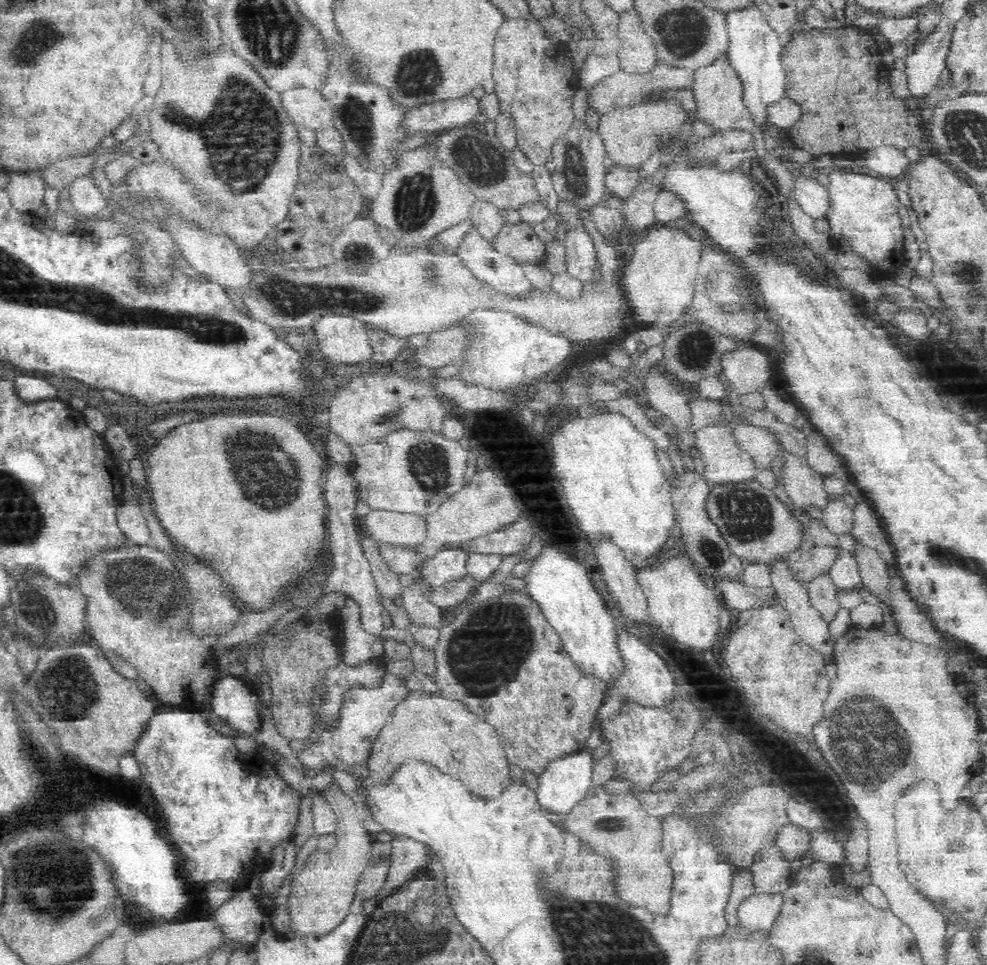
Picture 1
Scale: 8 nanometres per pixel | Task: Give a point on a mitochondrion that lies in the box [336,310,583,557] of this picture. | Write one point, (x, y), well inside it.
(428, 462)

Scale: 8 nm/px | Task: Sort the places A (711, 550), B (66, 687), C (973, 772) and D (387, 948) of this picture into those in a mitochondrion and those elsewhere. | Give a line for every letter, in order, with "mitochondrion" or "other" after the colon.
A: mitochondrion
B: mitochondrion
C: other
D: mitochondrion

